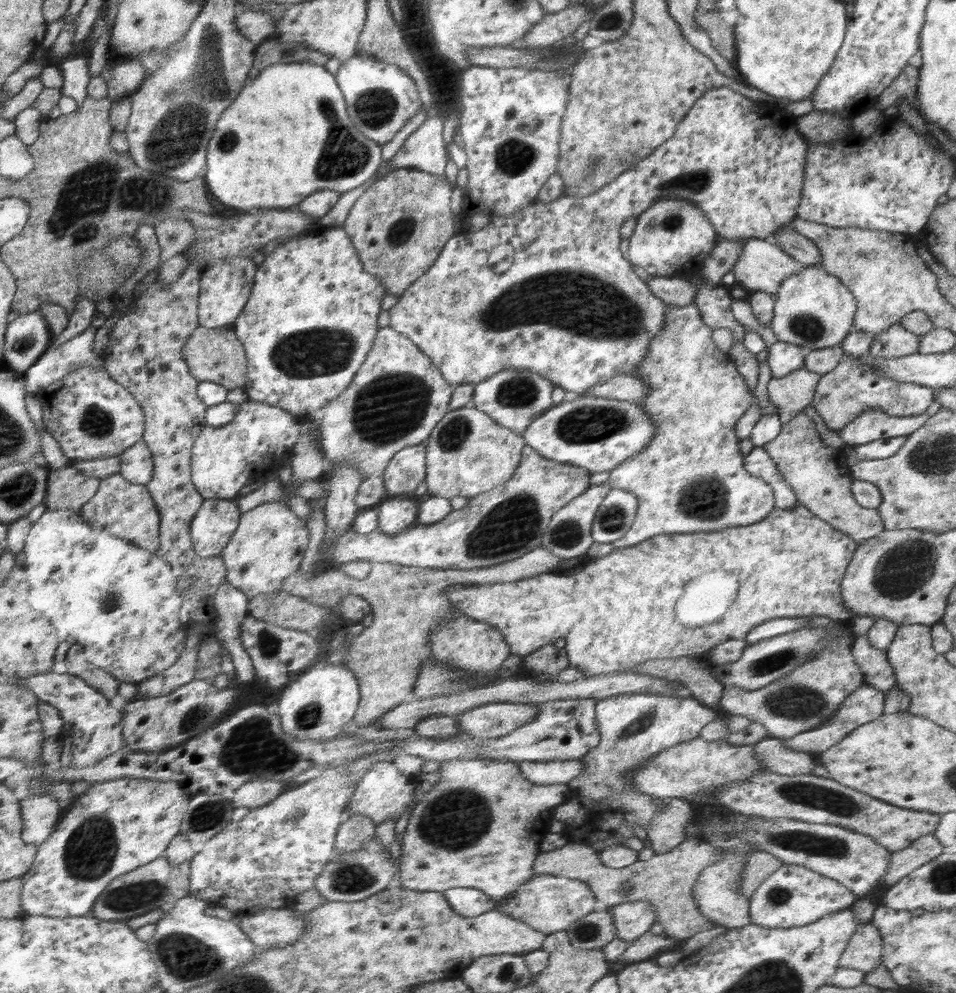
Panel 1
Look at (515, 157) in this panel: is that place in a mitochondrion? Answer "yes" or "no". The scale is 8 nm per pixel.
yes

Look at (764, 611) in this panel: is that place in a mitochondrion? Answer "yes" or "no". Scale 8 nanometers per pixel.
no

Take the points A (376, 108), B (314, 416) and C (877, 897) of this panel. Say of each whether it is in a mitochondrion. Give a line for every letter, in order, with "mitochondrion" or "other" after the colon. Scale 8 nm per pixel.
A: mitochondrion
B: other
C: other

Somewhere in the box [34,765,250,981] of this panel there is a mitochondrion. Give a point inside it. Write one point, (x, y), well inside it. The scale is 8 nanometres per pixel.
(89, 853)

